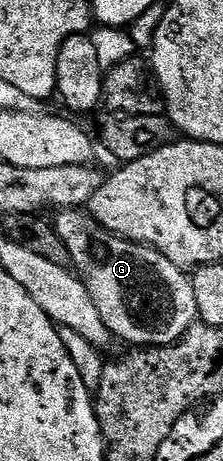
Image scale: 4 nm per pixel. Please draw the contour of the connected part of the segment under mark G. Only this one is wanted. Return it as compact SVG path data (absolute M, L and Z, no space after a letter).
M63 208L56 214L59 215L53 218L53 225L69 252L74 273L85 284L89 296L93 296L93 304L97 304L101 320L105 320L109 332L116 339L124 338L128 342L126 345L131 348L172 346L185 337L191 326L196 325L199 317L197 296L193 296L193 284L184 267L173 264L173 260L151 246L111 234L82 209Z

